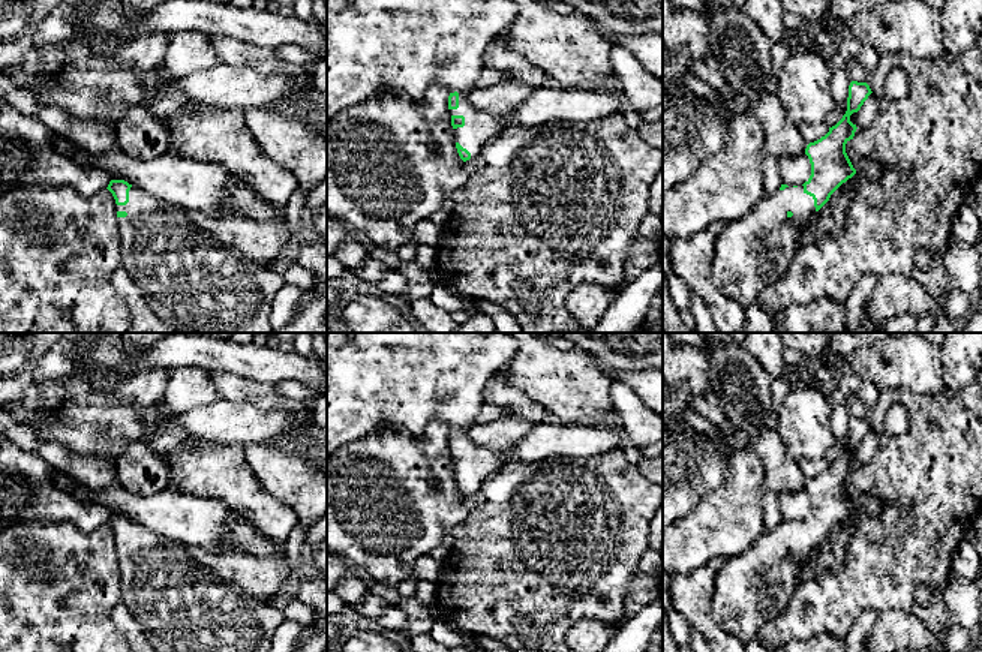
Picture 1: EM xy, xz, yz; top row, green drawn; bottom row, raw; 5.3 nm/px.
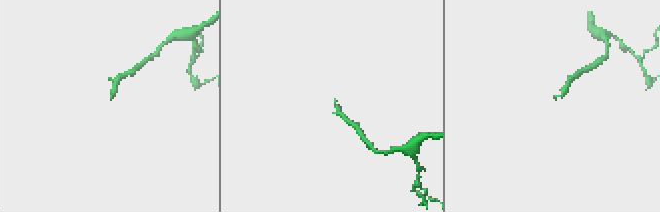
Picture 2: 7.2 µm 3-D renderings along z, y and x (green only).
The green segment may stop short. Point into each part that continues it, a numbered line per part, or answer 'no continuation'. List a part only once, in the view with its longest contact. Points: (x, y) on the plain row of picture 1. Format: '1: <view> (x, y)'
1: xz (480, 463)

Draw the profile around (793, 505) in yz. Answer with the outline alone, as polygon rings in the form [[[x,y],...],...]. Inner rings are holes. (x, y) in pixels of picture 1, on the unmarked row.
[[[807,490],[784,492],[778,495],[778,508],[783,520],[801,522],[811,511],[811,499]]]

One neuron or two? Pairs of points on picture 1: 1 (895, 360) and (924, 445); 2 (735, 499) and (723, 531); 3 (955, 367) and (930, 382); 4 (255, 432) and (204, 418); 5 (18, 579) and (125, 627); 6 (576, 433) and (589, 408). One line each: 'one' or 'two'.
1: two
2: one
3: two
4: one
5: two
6: two

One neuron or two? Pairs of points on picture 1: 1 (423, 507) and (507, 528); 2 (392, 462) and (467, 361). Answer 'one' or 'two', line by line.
1: two
2: two

